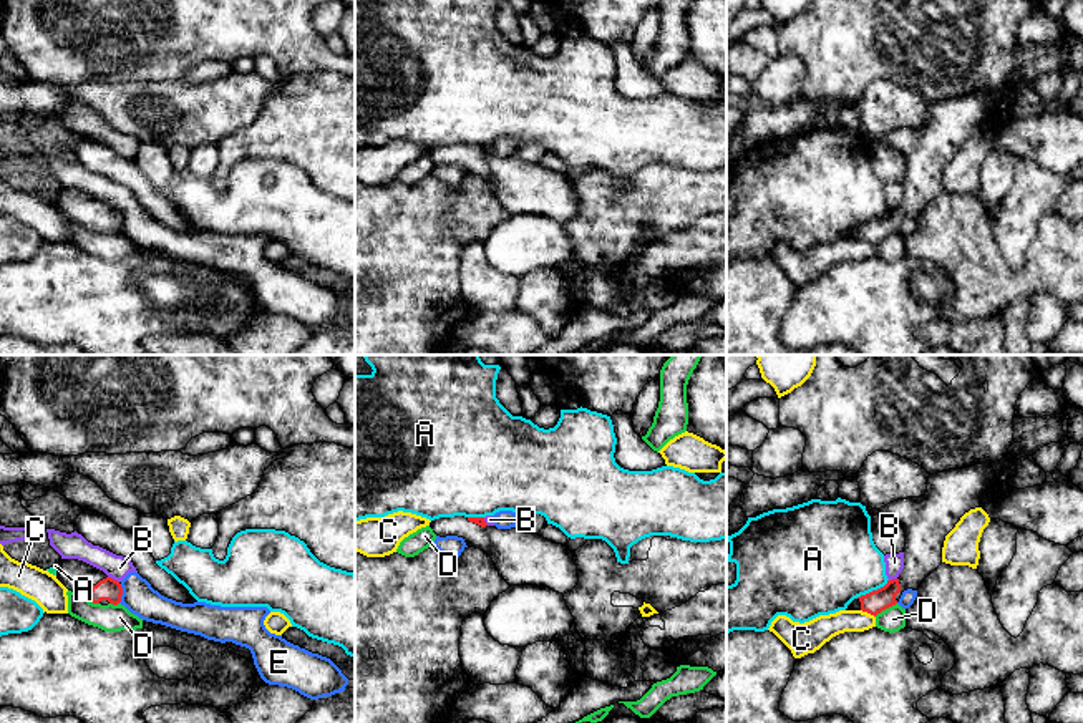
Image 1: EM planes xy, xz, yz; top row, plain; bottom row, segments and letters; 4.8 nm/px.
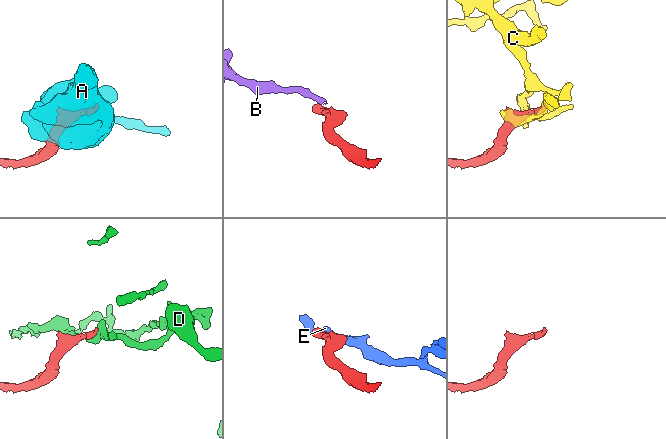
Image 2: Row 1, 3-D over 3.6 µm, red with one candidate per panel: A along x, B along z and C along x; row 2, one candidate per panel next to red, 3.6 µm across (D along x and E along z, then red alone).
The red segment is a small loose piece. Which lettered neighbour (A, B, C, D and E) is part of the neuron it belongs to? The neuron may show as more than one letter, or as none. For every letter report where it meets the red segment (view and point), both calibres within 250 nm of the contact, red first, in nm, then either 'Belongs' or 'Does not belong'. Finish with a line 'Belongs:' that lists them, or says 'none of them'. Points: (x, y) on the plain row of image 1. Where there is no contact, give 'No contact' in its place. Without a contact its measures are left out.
A: Touches red at yz (873, 219). Thickness 110 nm (red) against 440 nm. Does not belong
B: Touches red at xy (113, 208). Thickness 110 nm (red) against 130 nm. Does not belong
C: Touches red at yz (868, 241). Thickness 110 nm (red) against 130 nm. Does not belong
D: Touches red at yz (884, 237). Thickness 110 nm (red) against 120 nm. Does not belong
E: Touches red at xy (121, 223). Thickness 110 nm (red) against 160 nm. Does not belong
Belongs: none of them

